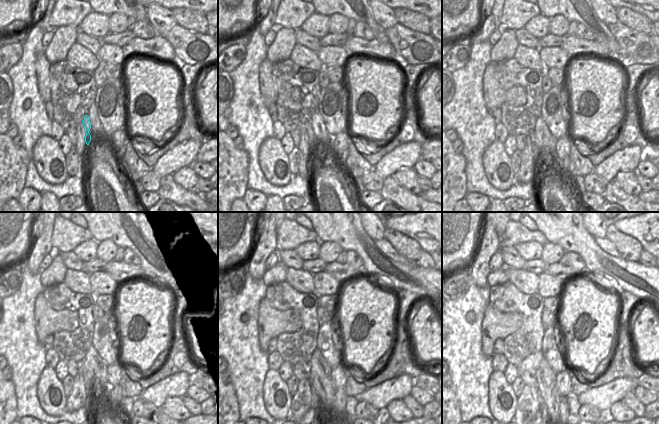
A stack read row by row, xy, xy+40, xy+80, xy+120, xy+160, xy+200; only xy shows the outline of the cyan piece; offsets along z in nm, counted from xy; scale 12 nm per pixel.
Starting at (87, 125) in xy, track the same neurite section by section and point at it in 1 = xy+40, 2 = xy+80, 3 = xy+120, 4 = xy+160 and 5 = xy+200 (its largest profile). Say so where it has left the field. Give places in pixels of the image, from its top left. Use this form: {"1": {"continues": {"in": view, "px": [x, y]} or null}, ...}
{"1": {"continues": {"in": "xy+40", "px": [308, 125]}}, "2": {"continues": {"in": "xy+80", "px": [533, 139]}}, "3": {"continues": {"in": "xy+120", "px": [84, 366]}}, "4": {"continues": {"in": "xy+160", "px": [319, 410]}}, "5": {"continues": {"in": "xy+200", "px": [543, 410]}}}

